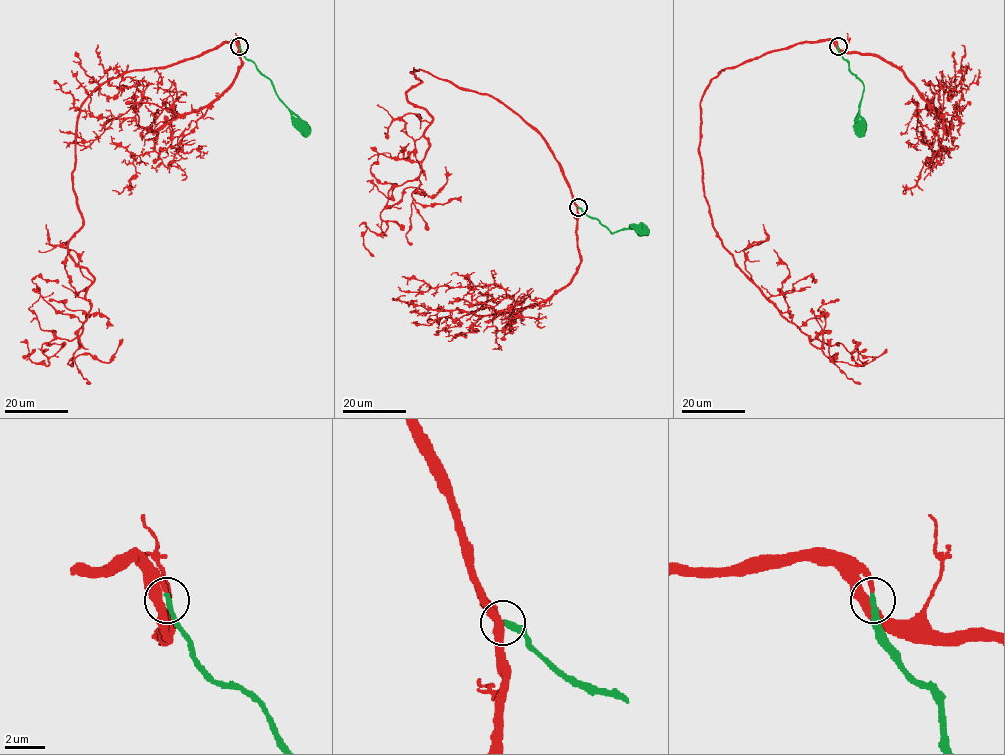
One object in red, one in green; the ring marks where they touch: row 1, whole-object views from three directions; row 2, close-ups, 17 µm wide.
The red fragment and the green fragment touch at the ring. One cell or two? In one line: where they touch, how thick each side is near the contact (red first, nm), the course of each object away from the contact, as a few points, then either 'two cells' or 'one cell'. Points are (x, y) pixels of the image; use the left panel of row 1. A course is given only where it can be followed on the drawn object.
(239, 46) | 460/280 nm | red via (239, 46), (123, 72), (81, 106), (68, 253), (90, 310), (42, 346), (47, 366), (35, 349) | green via (239, 46), (243, 54), (270, 80), (278, 99), (298, 117), (304, 127) | one cell

